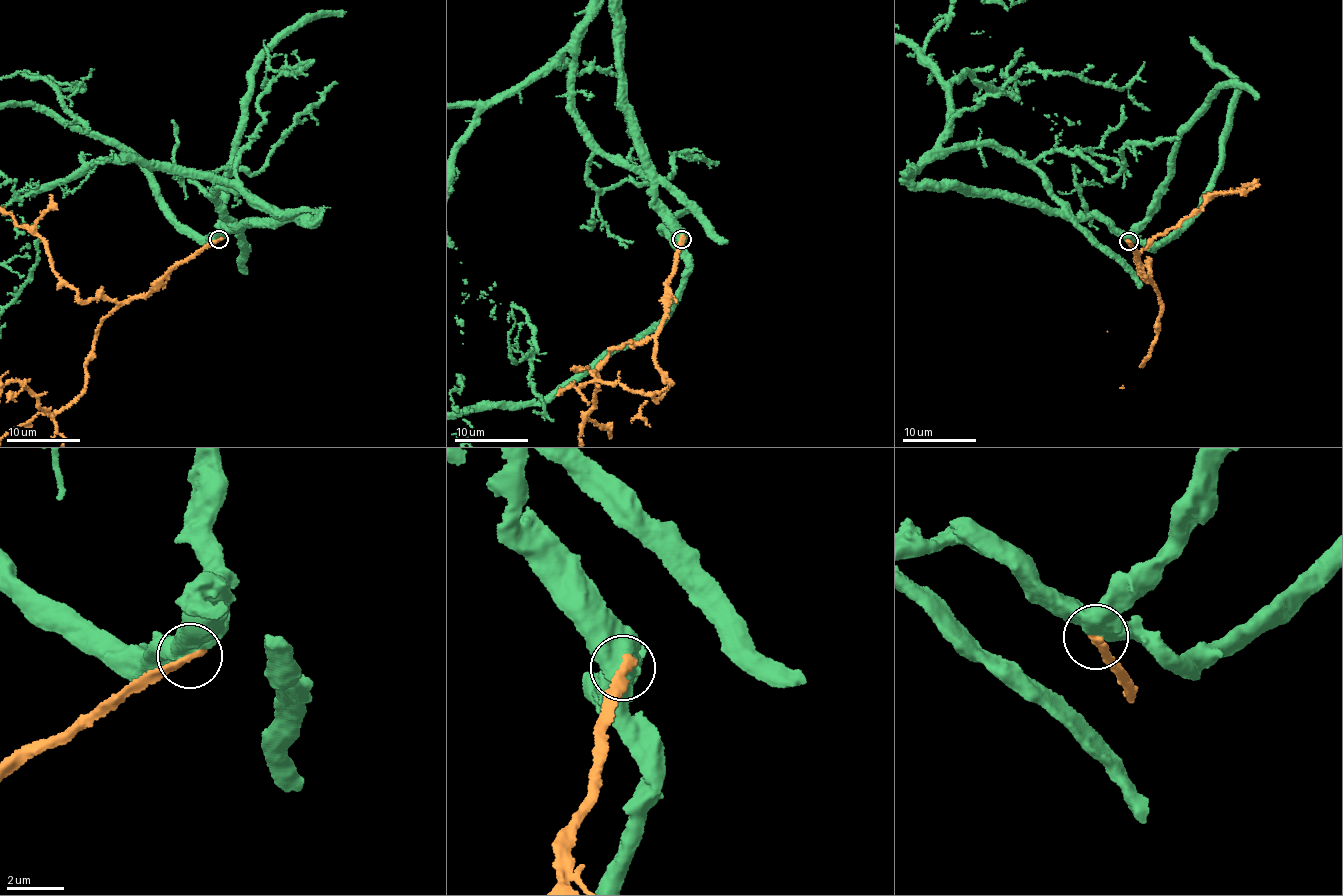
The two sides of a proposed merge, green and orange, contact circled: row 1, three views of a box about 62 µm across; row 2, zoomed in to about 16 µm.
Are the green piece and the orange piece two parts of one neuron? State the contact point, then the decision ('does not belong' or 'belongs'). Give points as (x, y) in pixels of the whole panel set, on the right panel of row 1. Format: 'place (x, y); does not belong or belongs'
place (1128, 241); does not belong

